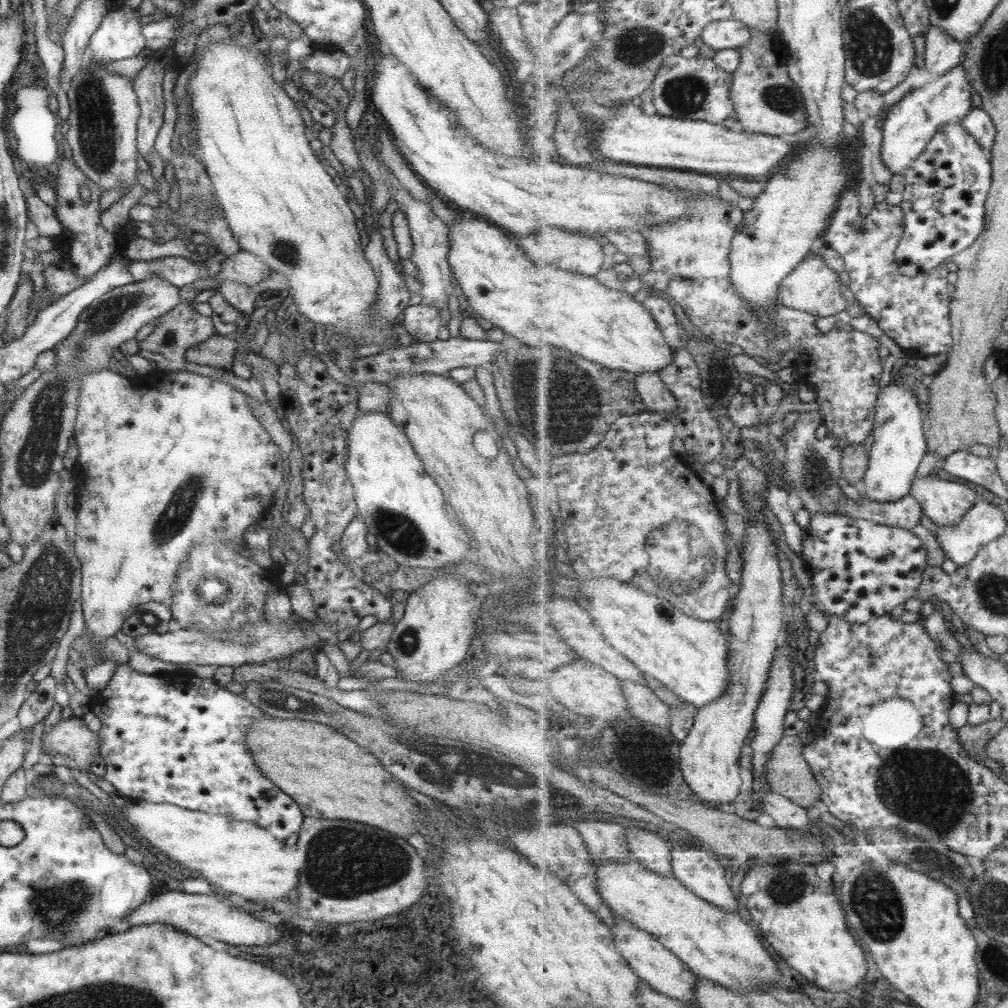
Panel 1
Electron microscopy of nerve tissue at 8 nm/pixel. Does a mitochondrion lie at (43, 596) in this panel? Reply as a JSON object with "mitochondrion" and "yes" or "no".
{"mitochondrion":"yes"}

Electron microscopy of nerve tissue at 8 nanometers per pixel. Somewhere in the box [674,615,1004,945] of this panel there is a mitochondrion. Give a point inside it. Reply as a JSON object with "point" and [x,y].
{"point":[928,788]}

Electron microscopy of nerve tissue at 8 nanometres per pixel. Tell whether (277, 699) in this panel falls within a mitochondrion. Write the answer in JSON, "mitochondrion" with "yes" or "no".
{"mitochondrion":"yes"}

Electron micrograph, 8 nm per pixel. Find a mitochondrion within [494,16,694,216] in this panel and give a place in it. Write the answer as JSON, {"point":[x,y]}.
{"point":[633,46]}

